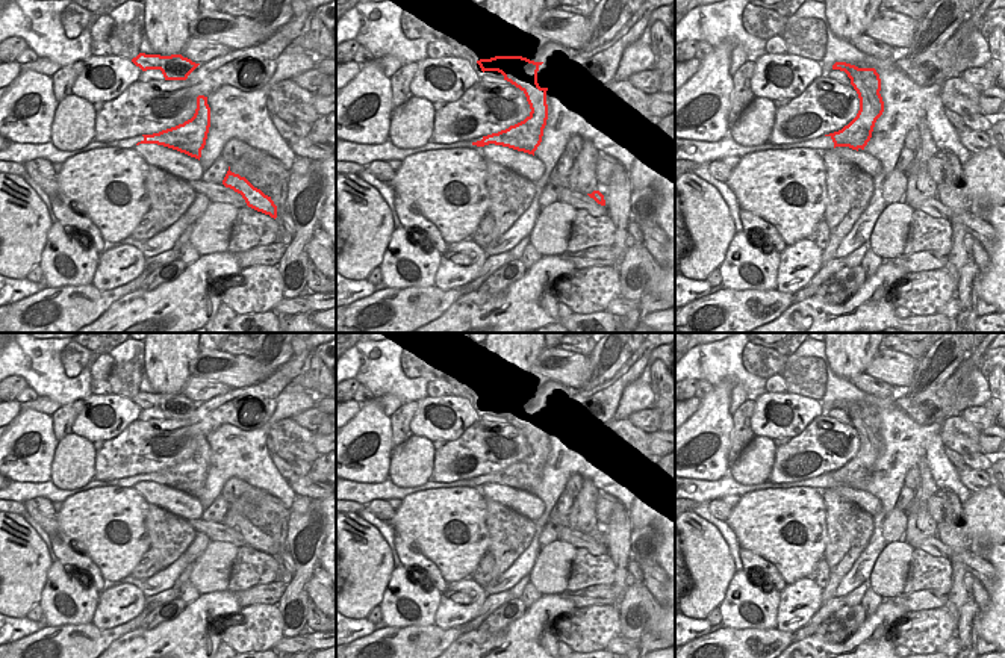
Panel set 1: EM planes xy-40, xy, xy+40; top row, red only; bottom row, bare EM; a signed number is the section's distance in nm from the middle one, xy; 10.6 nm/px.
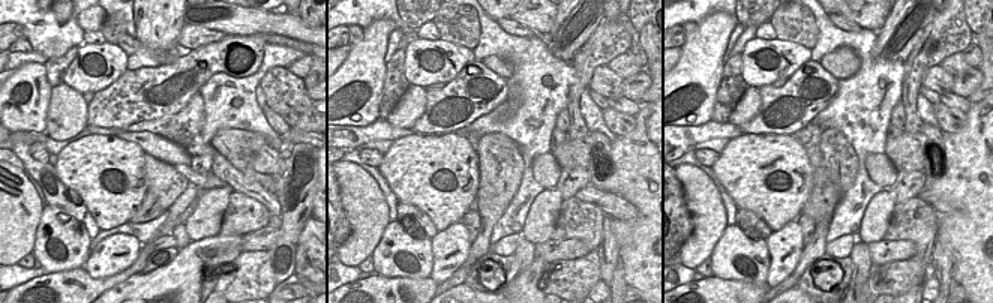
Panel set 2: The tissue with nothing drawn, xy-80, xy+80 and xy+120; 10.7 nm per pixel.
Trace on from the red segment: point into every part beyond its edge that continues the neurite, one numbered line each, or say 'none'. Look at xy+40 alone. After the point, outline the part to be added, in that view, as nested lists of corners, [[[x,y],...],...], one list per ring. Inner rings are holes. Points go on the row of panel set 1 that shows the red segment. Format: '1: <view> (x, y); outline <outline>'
none

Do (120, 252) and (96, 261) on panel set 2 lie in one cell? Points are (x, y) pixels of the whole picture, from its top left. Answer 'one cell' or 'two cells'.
one cell

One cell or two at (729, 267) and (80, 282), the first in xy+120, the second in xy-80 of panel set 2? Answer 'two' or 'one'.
two

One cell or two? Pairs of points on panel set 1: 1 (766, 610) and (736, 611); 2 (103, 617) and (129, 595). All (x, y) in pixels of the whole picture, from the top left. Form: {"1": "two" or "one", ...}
{"1": "one", "2": "one"}

